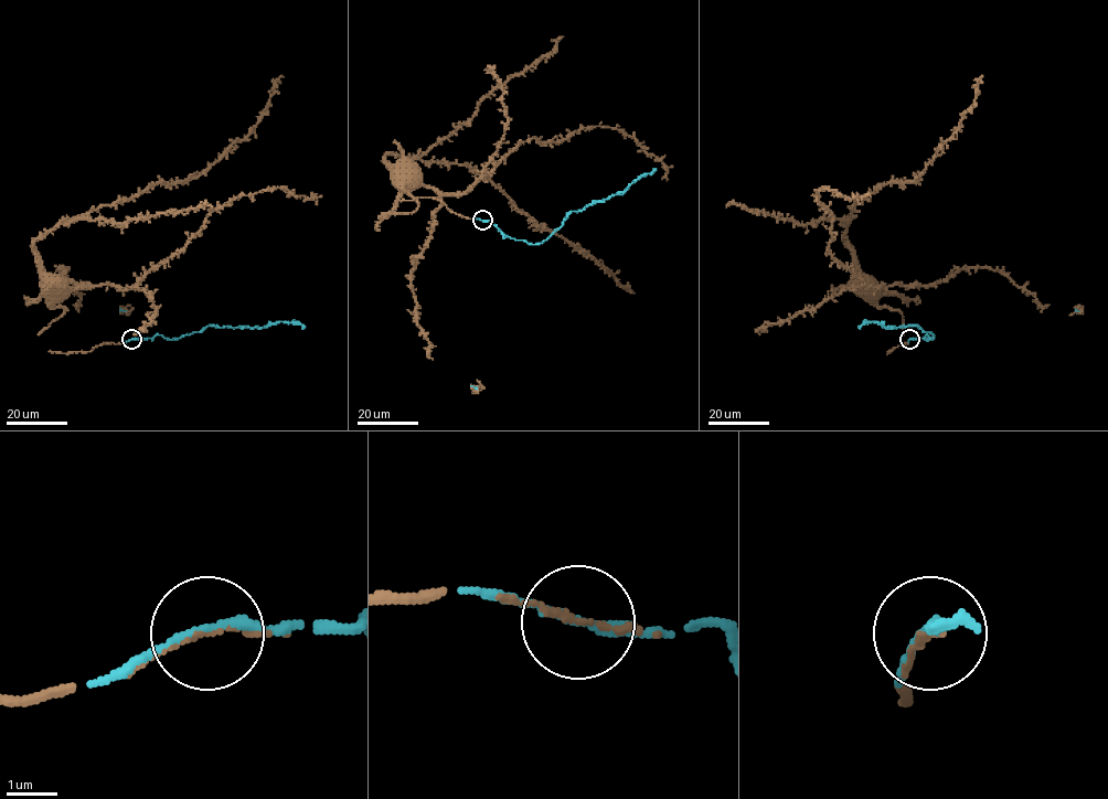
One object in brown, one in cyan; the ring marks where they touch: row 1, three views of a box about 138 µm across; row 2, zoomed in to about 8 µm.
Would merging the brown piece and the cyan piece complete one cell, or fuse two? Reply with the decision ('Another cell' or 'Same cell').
Same cell

